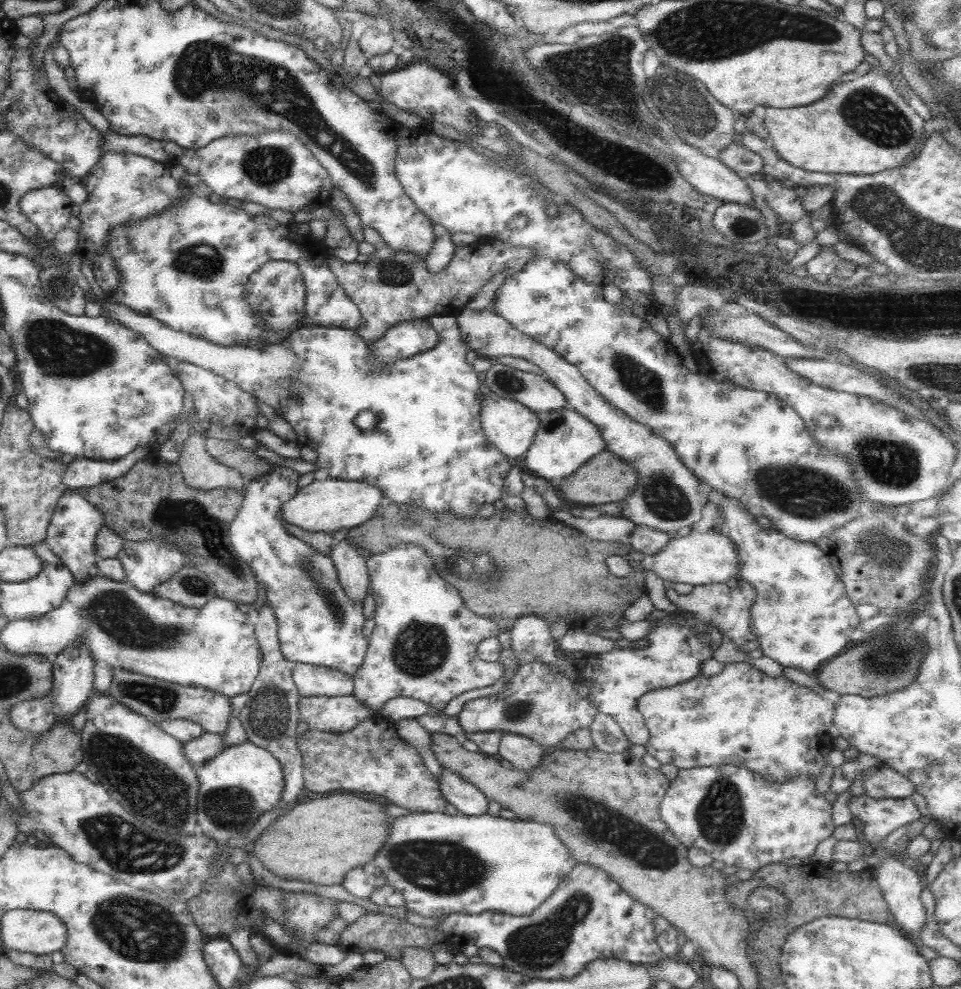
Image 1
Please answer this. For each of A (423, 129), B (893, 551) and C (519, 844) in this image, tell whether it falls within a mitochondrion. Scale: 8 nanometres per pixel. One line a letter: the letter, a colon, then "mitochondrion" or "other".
A: other
B: mitochondrion
C: other

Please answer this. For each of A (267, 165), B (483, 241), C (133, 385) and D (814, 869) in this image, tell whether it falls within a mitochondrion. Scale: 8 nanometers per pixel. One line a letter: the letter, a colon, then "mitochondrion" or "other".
A: mitochondrion
B: other
C: other
D: other

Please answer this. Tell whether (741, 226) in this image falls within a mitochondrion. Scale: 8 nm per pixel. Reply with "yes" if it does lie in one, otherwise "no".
yes

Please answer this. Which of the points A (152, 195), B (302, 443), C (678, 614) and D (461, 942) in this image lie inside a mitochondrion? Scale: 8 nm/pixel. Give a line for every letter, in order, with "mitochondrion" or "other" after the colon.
A: other
B: other
C: other
D: other

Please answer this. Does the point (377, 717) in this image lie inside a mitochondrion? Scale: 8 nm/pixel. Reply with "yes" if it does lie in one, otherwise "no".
no

